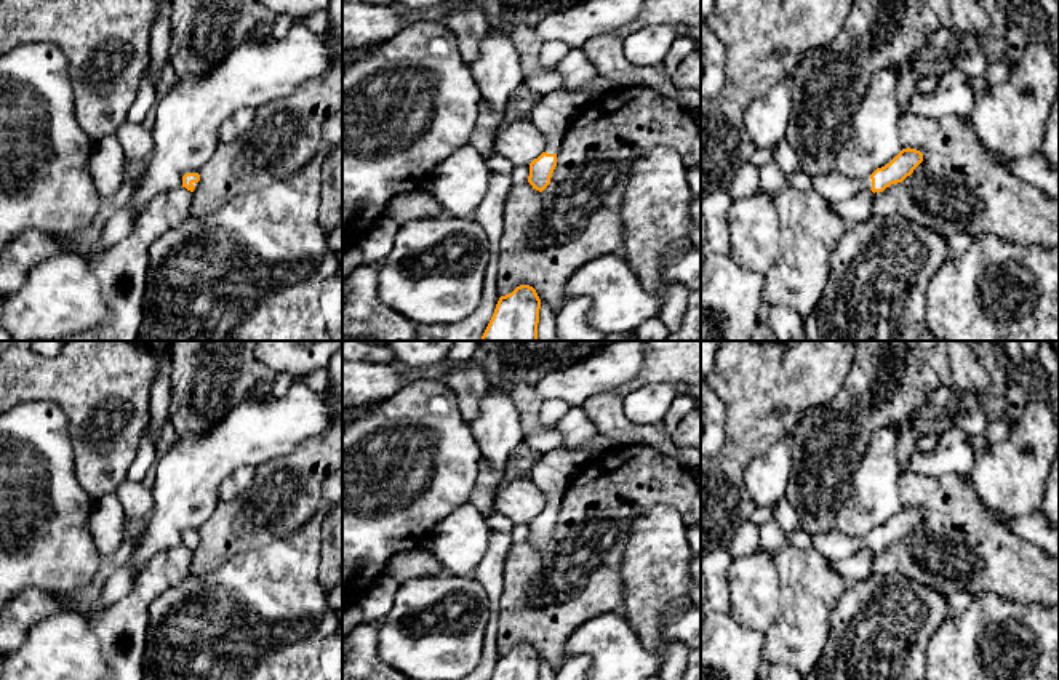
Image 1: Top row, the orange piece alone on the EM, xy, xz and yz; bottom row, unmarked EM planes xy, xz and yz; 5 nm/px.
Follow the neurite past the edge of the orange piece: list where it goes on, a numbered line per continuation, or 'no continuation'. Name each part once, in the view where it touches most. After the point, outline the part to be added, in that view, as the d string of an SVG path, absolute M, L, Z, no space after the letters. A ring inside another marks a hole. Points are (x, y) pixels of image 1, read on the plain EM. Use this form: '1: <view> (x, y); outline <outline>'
1: yz (835, 544); outline M837 526L811 536L811 546L825 555L829 562L845 560L857 554L861 549L872 547L872 538L856 539L838 530Z

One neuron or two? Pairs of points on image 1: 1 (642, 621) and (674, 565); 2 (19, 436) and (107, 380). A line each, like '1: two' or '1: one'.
1: one
2: two

